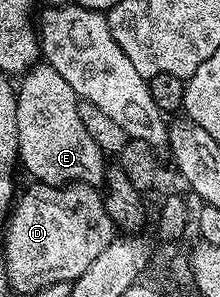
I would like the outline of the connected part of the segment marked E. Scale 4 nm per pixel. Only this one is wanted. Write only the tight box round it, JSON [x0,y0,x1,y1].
[16,65,108,187]

